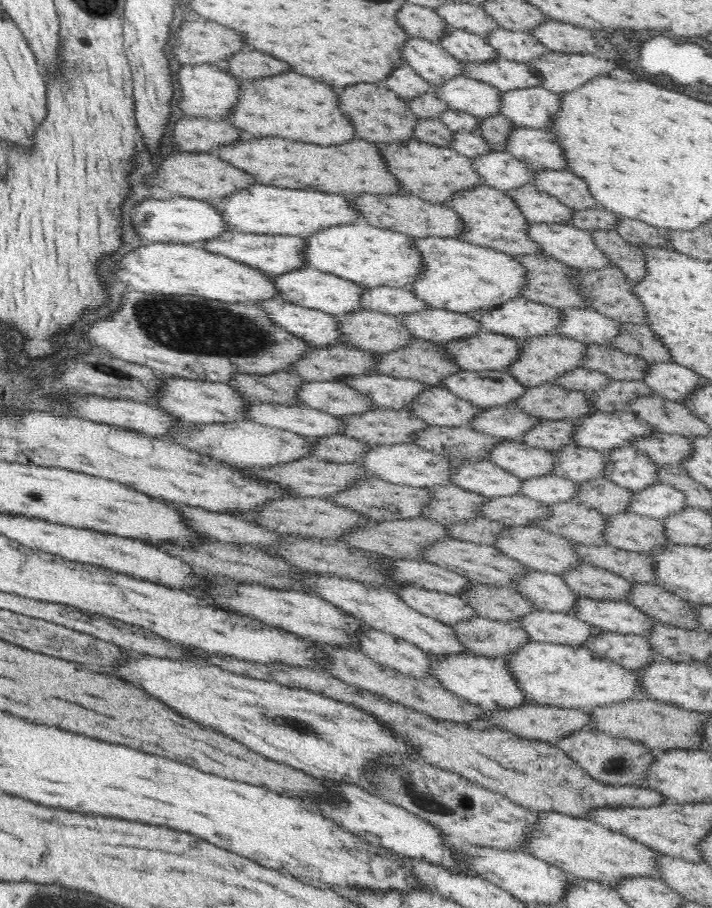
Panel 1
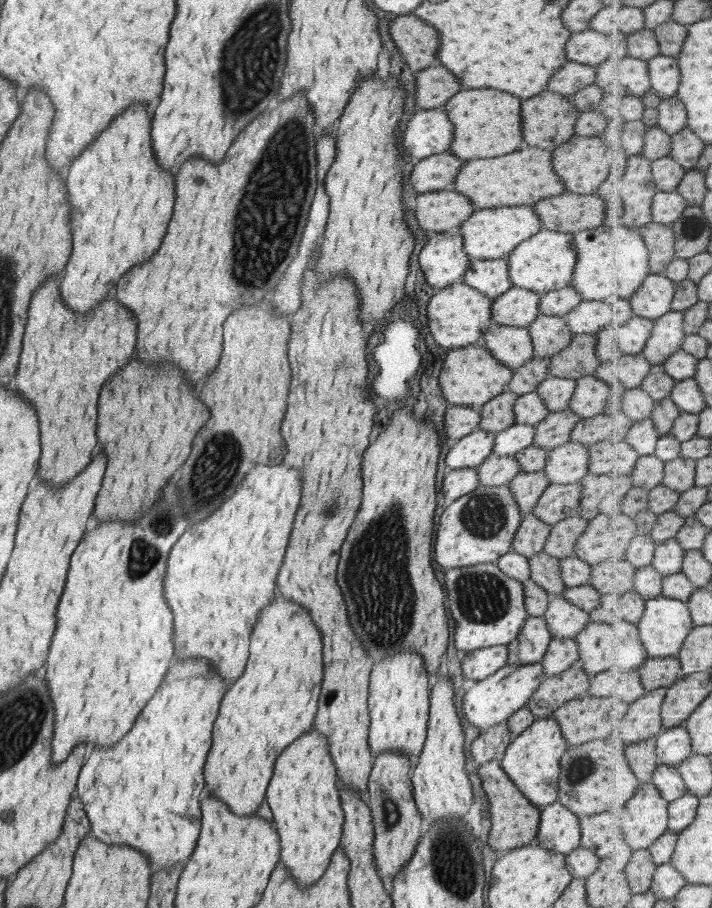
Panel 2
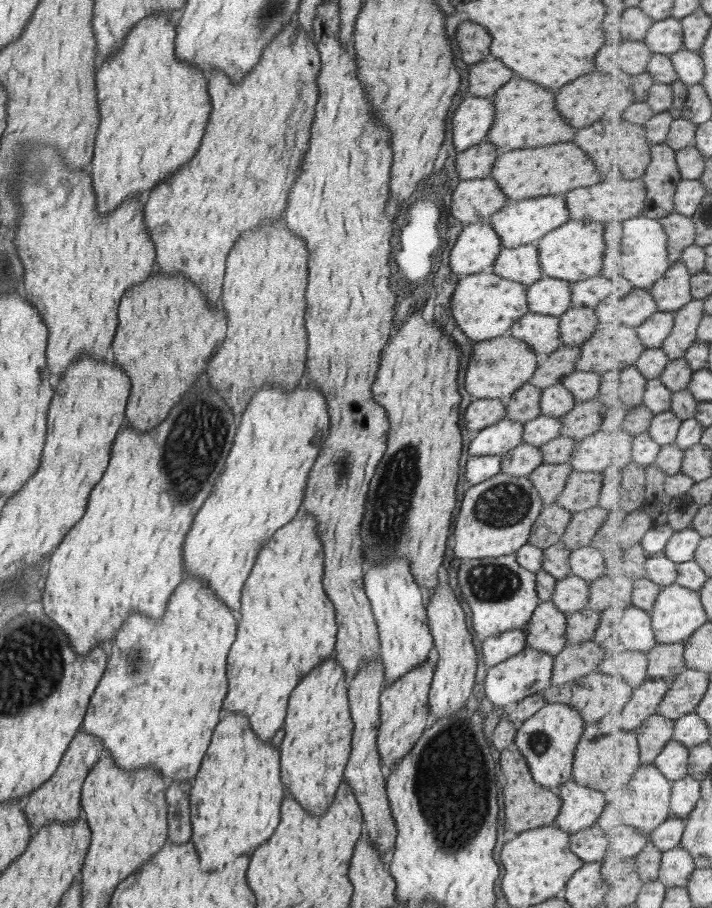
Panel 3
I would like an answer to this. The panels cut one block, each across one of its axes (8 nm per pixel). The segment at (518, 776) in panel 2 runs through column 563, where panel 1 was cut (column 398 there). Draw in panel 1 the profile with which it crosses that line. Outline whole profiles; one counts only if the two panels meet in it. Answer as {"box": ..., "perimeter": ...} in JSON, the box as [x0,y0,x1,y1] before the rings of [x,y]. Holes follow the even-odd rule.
{"box":[110,652,415,794],"perimeter":[[[128,652],[120,659],[118,666],[112,668],[110,676],[116,676],[127,684],[144,690],[176,714],[230,736],[232,740],[238,740],[240,744],[267,759],[299,769],[312,777],[360,784],[372,794],[373,790],[366,782],[363,770],[375,765],[380,753],[406,753],[415,757],[411,746],[407,746],[401,738],[395,738],[391,730],[378,724],[375,718],[356,706],[325,697],[315,690],[295,689],[274,681],[239,675],[197,658],[172,659]]]}

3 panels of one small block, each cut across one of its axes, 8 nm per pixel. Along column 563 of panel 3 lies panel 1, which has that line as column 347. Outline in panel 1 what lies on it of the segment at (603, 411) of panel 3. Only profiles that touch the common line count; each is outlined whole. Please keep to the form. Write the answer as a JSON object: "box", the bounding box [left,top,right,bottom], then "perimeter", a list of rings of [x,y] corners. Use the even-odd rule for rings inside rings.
{"box":[342,407,428,445],"perimeter":[[[372,407],[362,414],[342,415],[342,434],[362,441],[366,445],[408,444],[414,442],[418,430],[426,430],[428,424],[416,418],[408,410]]]}

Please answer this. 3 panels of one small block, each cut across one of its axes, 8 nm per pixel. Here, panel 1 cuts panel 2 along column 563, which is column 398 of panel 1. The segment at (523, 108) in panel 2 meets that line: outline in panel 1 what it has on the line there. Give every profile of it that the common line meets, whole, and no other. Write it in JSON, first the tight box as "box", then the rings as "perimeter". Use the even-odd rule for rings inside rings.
{"box":[338,84,418,142],"perimeter":[[[350,84],[338,96],[338,108],[354,126],[356,134],[368,142],[408,142],[413,140],[413,124],[418,117],[407,107],[404,98],[382,84]]]}

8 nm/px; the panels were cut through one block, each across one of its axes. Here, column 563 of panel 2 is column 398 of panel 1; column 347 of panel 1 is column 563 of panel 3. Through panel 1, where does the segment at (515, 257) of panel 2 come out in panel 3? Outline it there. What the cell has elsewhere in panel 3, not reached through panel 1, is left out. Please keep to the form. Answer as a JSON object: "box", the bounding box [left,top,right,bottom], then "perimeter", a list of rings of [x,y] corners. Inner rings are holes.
{"box":[536,218,608,283],"perimeter":[[[570,218],[561,226],[547,232],[536,243],[539,269],[543,276],[573,283],[606,273],[608,243],[603,238],[604,228],[606,224],[602,222],[577,222]]]}

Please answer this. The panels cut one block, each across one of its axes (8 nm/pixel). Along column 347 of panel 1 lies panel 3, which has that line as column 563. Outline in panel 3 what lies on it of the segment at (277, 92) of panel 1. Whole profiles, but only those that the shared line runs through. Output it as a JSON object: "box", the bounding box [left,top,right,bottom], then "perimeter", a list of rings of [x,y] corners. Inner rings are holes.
{"box":[484,78,575,152],"perimeter":[[[511,78],[507,84],[499,86],[491,97],[491,101],[495,105],[493,122],[491,122],[491,128],[487,130],[484,140],[495,145],[500,152],[567,142],[575,134],[575,130],[571,126],[567,126],[567,122],[559,116],[559,111],[555,109],[553,94],[539,84],[527,82],[525,78]]]}

